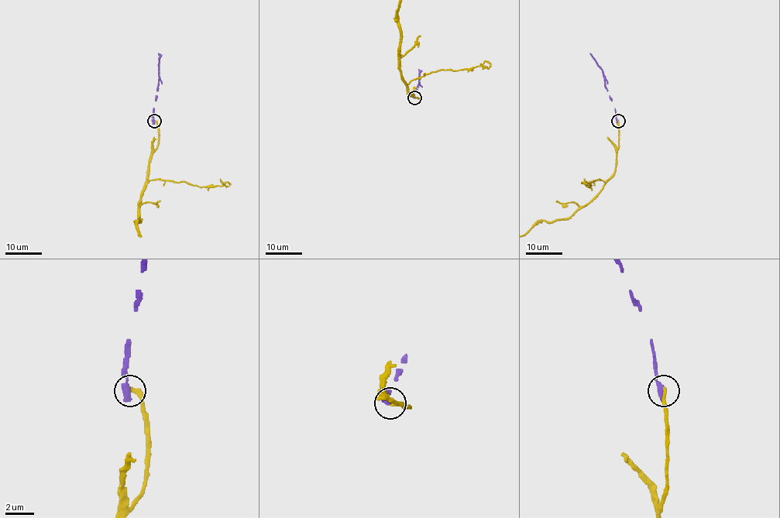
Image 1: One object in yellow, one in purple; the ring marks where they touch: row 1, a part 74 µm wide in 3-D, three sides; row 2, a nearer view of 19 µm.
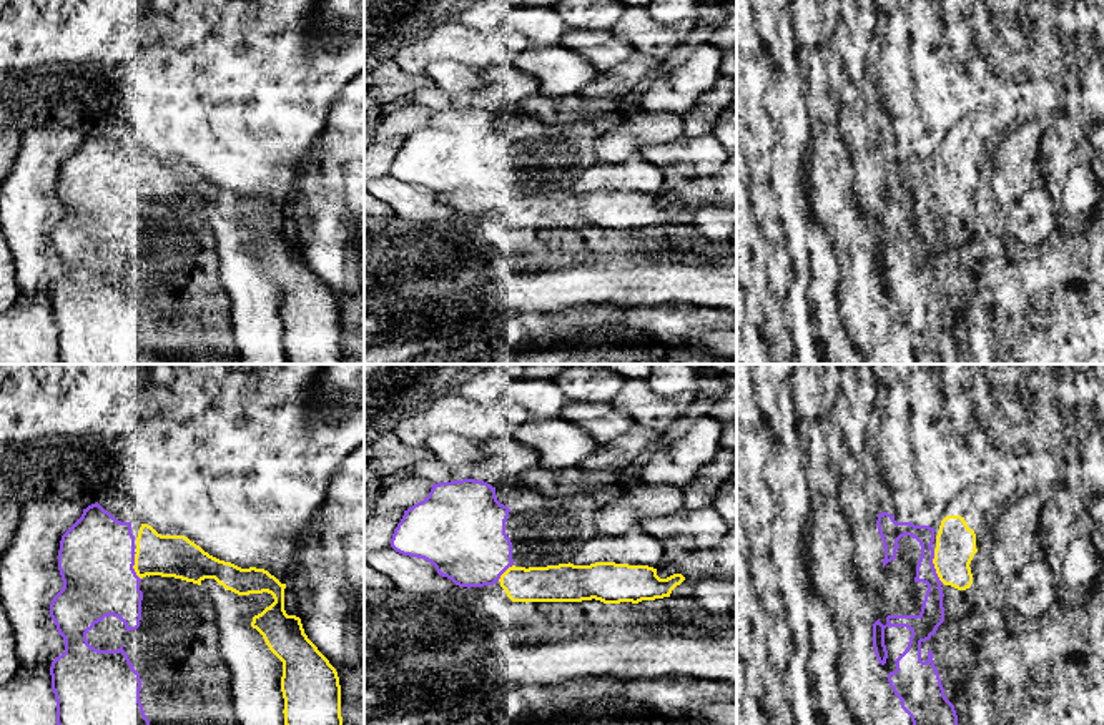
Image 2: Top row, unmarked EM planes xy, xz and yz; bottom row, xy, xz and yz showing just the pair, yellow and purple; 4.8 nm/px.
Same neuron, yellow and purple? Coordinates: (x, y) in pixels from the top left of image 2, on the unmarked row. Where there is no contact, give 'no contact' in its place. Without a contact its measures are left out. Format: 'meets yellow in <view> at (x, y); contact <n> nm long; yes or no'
meets yellow in yz at (935, 193); contact 180 nm long; no

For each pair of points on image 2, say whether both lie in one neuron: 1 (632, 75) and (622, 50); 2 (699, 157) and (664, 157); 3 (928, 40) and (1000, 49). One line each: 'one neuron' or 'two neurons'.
1: two neurons
2: one neuron
3: one neuron

